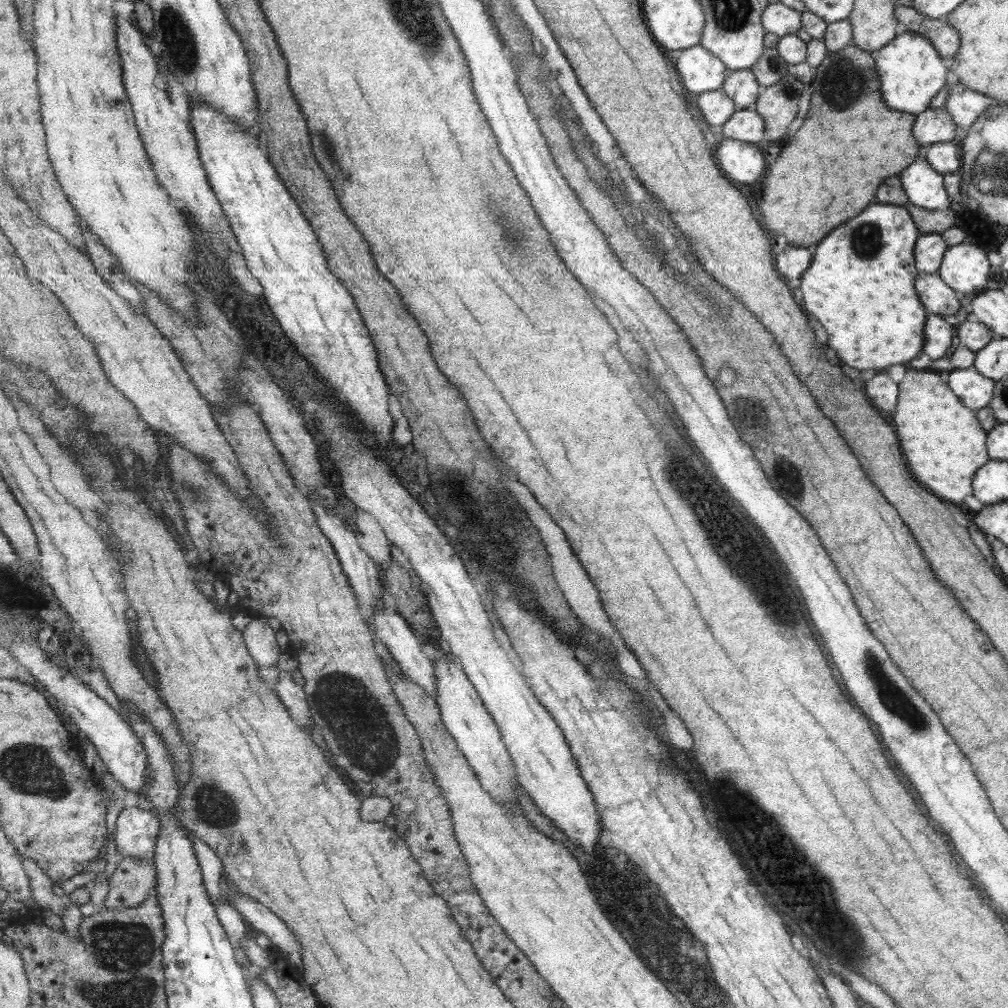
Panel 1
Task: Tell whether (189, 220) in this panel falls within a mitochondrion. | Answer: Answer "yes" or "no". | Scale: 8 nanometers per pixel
no

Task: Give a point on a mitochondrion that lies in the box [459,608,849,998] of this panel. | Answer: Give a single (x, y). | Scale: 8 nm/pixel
(671, 943)

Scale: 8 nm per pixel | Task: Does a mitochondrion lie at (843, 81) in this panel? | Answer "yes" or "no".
yes

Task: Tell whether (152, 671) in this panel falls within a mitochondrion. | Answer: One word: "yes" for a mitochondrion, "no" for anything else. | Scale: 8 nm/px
no

